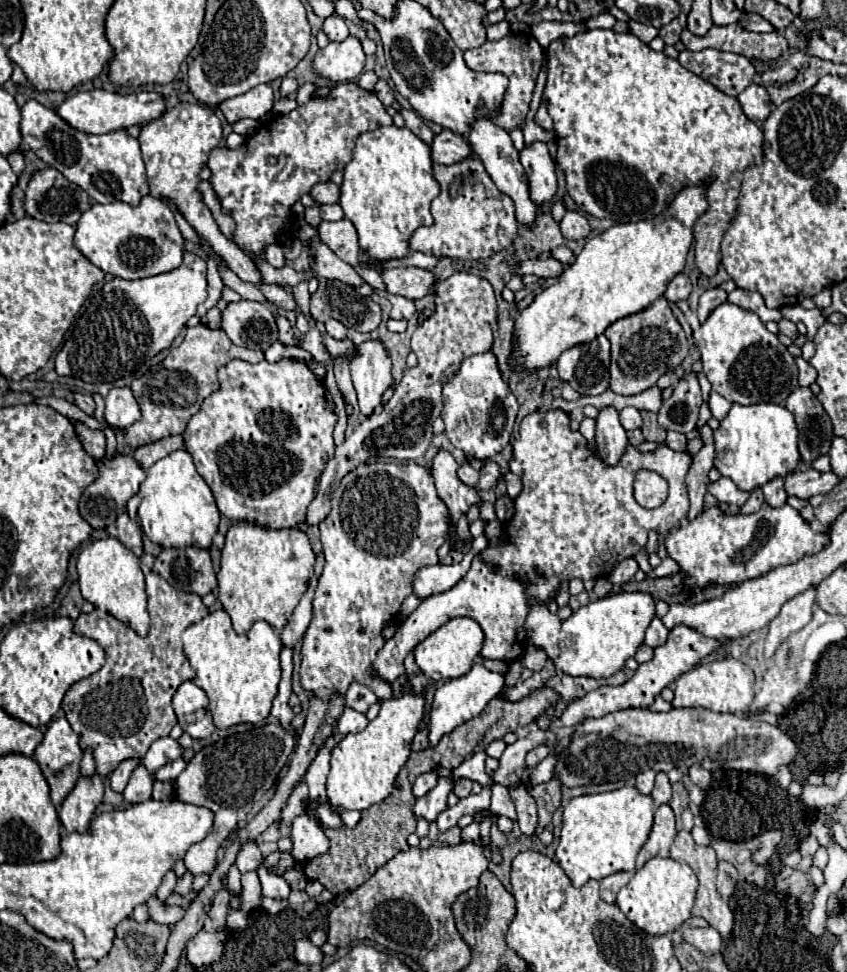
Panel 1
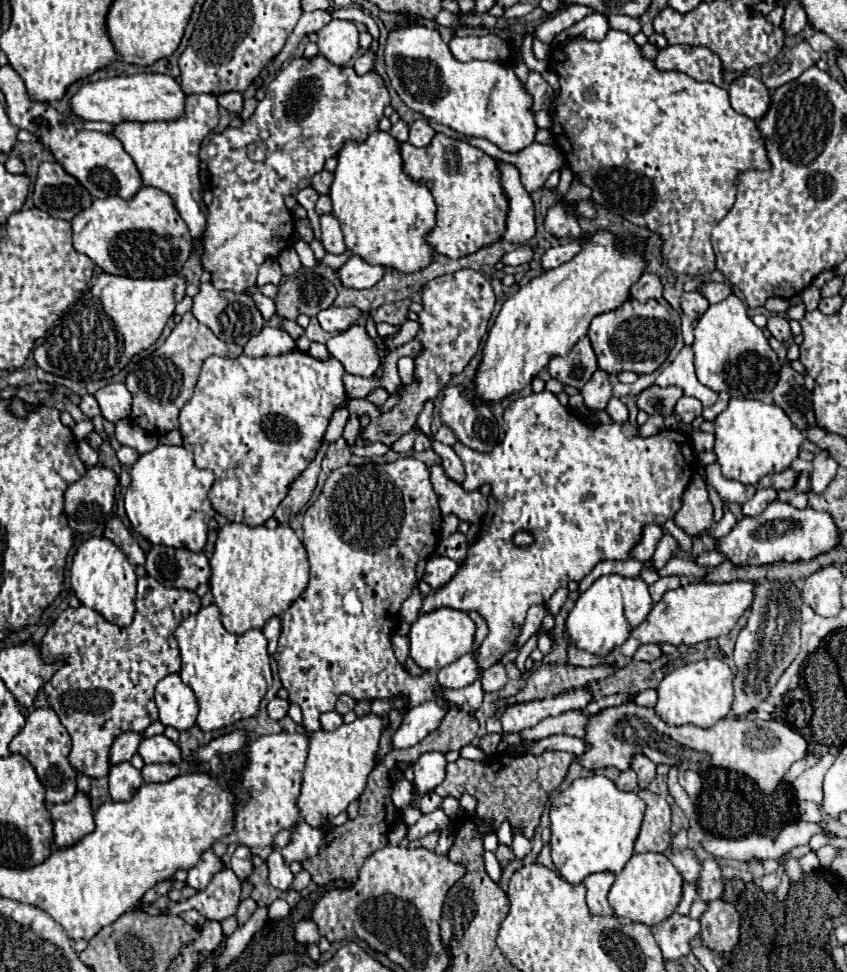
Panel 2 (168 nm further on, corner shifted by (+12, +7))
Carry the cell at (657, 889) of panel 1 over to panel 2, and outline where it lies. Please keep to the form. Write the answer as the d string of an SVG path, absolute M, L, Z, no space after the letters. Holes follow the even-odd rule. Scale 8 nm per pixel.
M645 852L645 854L633 854L631 860L625 864L625 868L617 874L609 890L609 904L619 918L655 926L675 912L681 894L683 894L683 880L677 868L669 862L669 858L665 854Z

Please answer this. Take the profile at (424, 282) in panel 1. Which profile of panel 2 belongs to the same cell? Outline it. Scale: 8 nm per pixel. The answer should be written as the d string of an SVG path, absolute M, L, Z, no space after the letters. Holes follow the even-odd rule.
M351 256L351 260L339 270L341 284L347 288L373 288L383 276L387 268L379 264L369 264L361 256Z

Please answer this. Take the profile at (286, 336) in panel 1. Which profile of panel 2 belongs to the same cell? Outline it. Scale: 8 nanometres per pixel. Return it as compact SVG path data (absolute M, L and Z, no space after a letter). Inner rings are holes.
M255 292L255 294L253 294L253 300L255 300L255 304L257 304L257 308L259 308L259 312L263 314L265 320L269 320L271 316L275 316L277 308L275 308L275 302L273 302L271 298L263 296L261 292Z

